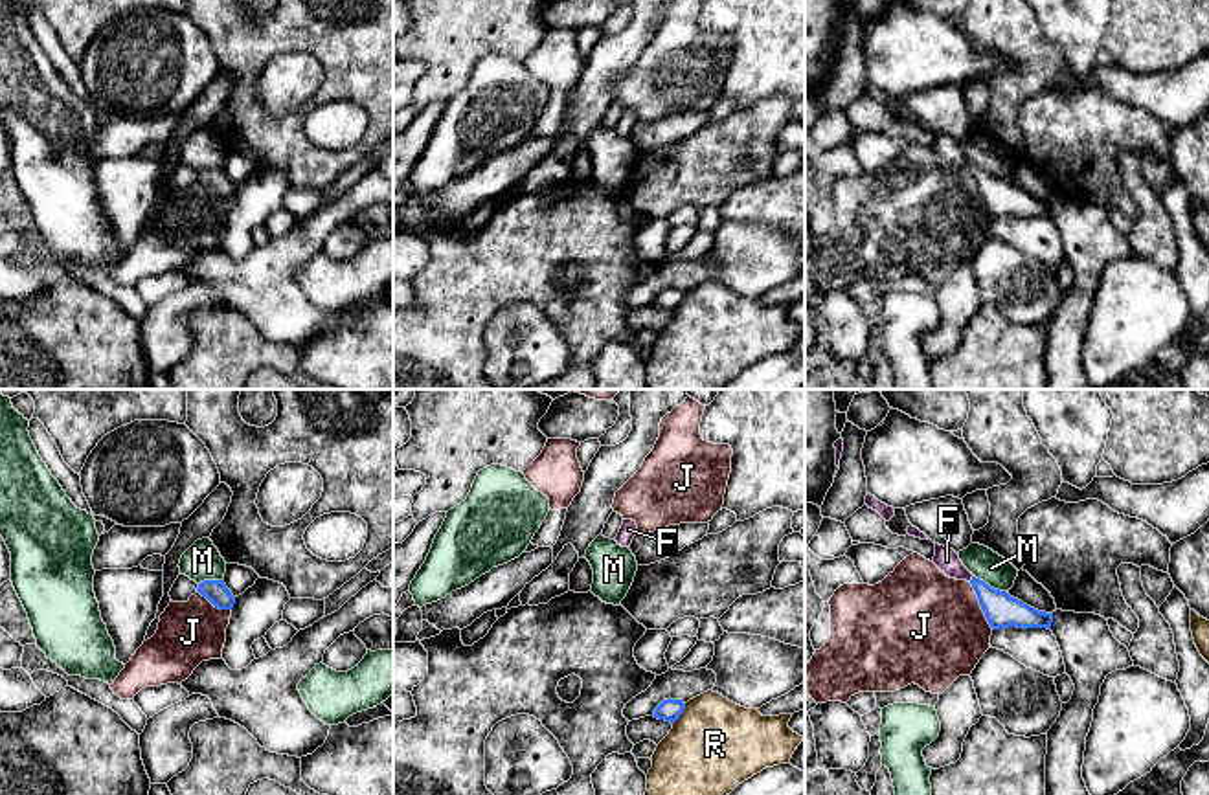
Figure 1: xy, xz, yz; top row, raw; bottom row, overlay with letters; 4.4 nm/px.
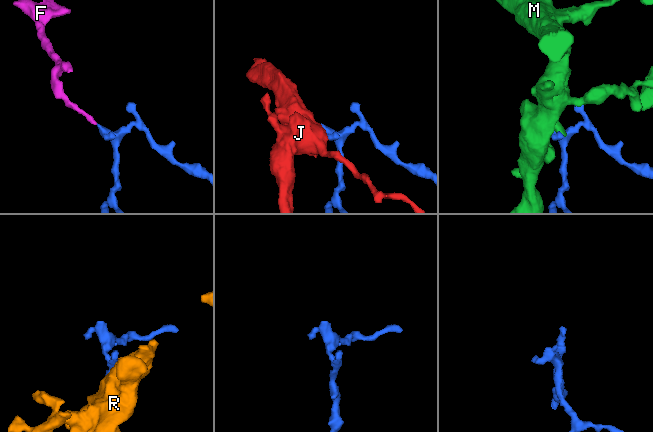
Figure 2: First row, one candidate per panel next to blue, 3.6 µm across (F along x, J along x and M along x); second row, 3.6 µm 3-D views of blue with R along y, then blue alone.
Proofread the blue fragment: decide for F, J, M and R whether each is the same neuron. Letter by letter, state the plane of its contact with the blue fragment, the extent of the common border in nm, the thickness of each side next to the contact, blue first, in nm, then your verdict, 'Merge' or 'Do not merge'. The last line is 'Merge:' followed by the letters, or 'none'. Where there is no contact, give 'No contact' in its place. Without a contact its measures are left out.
F: Touches blue in yz. Shared border 40 nm. Thickness 150 nm (blue) against 100 nm. Merge
J: Touches blue in yz. Shared border 240 nm. Thickness 150 nm (blue) against 480 nm. Do not merge
M: Touches blue in yz. Shared border 160 nm. Thickness 150 nm (blue) against 140 nm. Do not merge
R: Touches blue in xz. Shared border 110 nm. Thickness 100 nm (blue) against 400 nm. Do not merge
Merge: F

